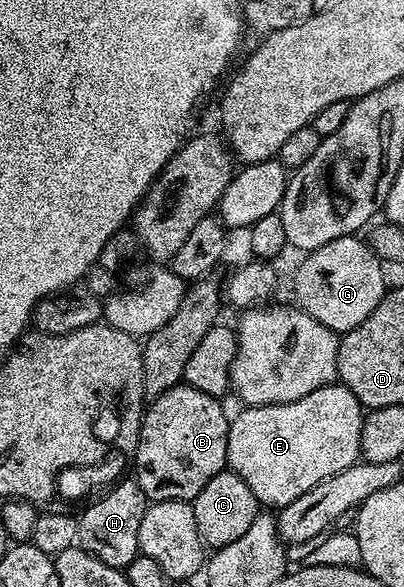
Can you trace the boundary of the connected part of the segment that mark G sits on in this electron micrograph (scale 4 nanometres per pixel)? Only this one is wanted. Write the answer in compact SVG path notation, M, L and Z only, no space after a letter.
M360 235L335 238L335 242L327 242L327 246L319 246L302 260L305 261L298 266L297 273L293 276L293 292L297 295L296 307L302 308L304 312L311 314L311 318L315 318L315 322L323 322L323 326L327 326L338 334L355 330L355 326L359 326L359 322L363 322L363 318L367 318L371 310L379 306L379 302L387 291L386 265Z

